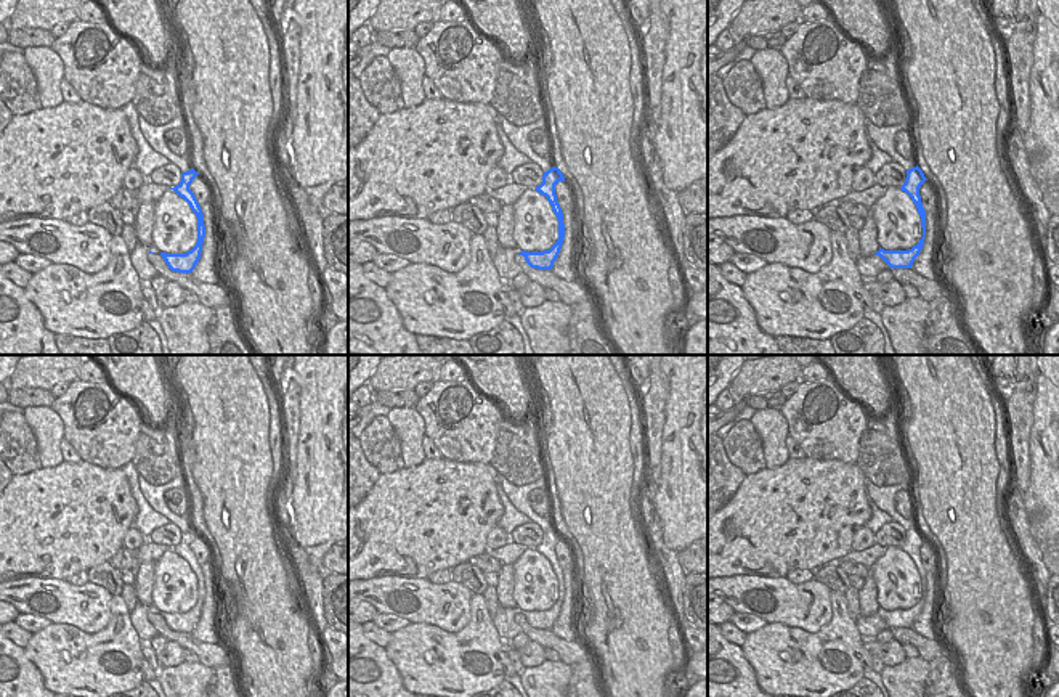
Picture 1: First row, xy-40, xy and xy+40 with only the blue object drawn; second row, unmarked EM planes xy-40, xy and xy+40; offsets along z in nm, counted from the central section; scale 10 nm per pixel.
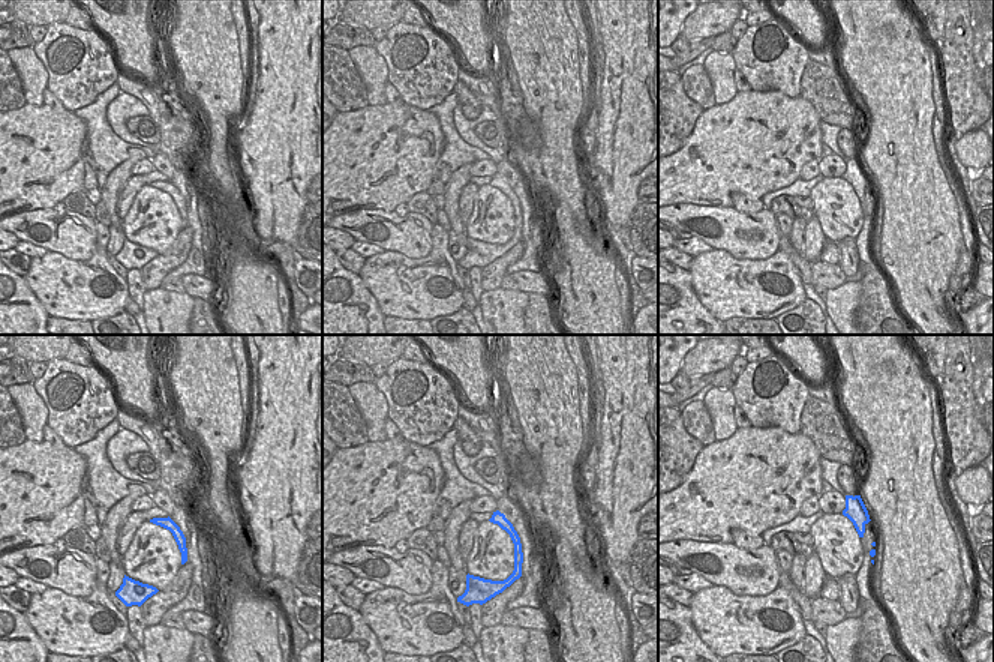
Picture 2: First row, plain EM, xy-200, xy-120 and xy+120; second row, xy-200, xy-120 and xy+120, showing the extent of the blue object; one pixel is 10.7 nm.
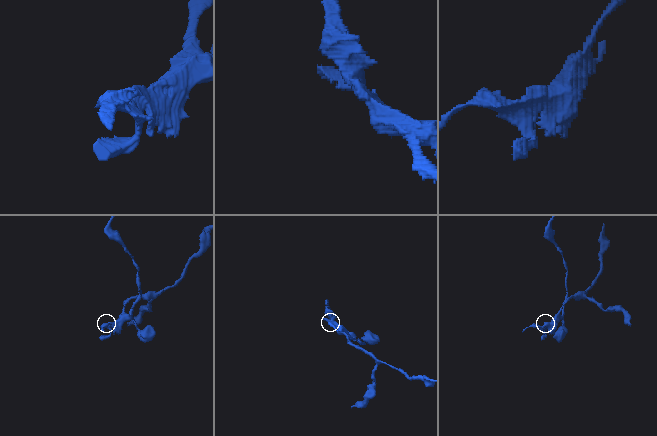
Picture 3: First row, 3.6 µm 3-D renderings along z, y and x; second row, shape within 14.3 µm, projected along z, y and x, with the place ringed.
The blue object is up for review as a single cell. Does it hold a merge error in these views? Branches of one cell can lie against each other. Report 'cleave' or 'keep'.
keep

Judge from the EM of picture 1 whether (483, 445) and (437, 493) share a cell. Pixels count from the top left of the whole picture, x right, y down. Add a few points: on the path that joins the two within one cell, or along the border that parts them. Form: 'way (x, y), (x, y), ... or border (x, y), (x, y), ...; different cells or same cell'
border (443, 456), (453, 461), (480, 461), (488, 464); different cells

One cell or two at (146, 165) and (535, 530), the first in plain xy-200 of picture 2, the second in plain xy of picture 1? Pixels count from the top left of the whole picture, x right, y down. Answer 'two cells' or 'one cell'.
one cell

